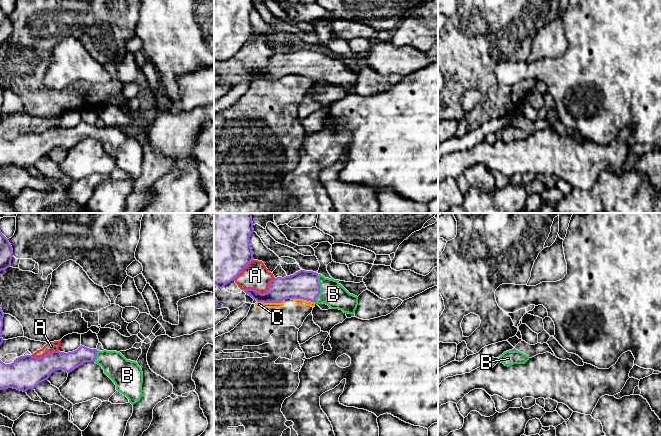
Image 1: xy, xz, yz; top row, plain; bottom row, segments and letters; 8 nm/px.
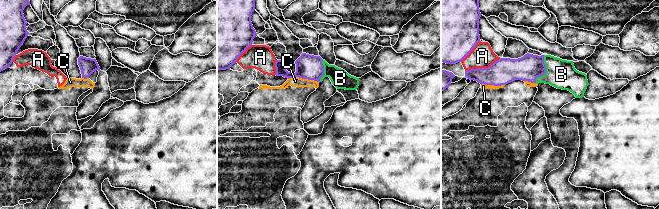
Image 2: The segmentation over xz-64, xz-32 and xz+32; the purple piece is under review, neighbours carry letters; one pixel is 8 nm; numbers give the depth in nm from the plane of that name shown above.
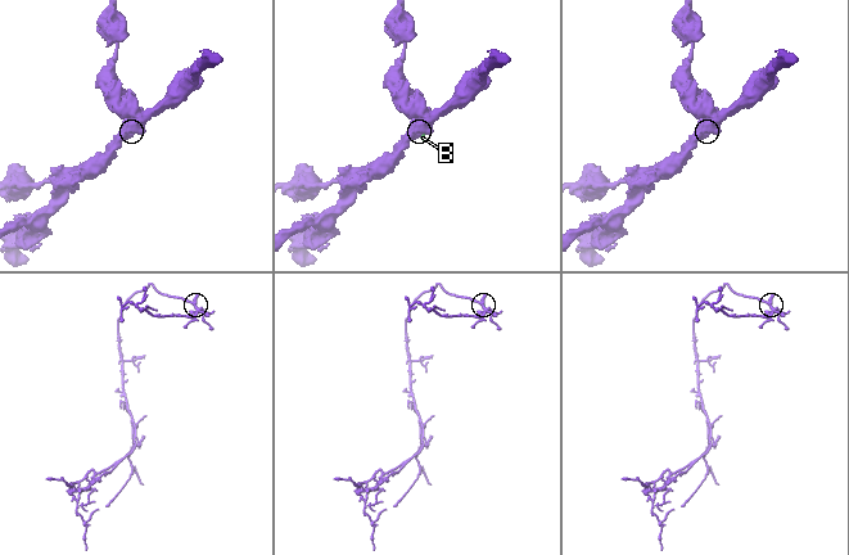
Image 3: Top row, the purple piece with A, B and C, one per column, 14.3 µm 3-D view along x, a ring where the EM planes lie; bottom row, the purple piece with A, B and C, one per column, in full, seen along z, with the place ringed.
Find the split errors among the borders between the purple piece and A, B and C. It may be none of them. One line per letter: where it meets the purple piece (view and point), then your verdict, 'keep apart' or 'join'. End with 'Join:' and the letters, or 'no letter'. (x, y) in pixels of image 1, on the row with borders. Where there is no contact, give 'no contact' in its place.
A: meets purple in xz at (262, 294); keep apart
B: meets purple in xz at (319, 288); join
C: meets purple in xz at (270, 302); keep apart
Join: B

